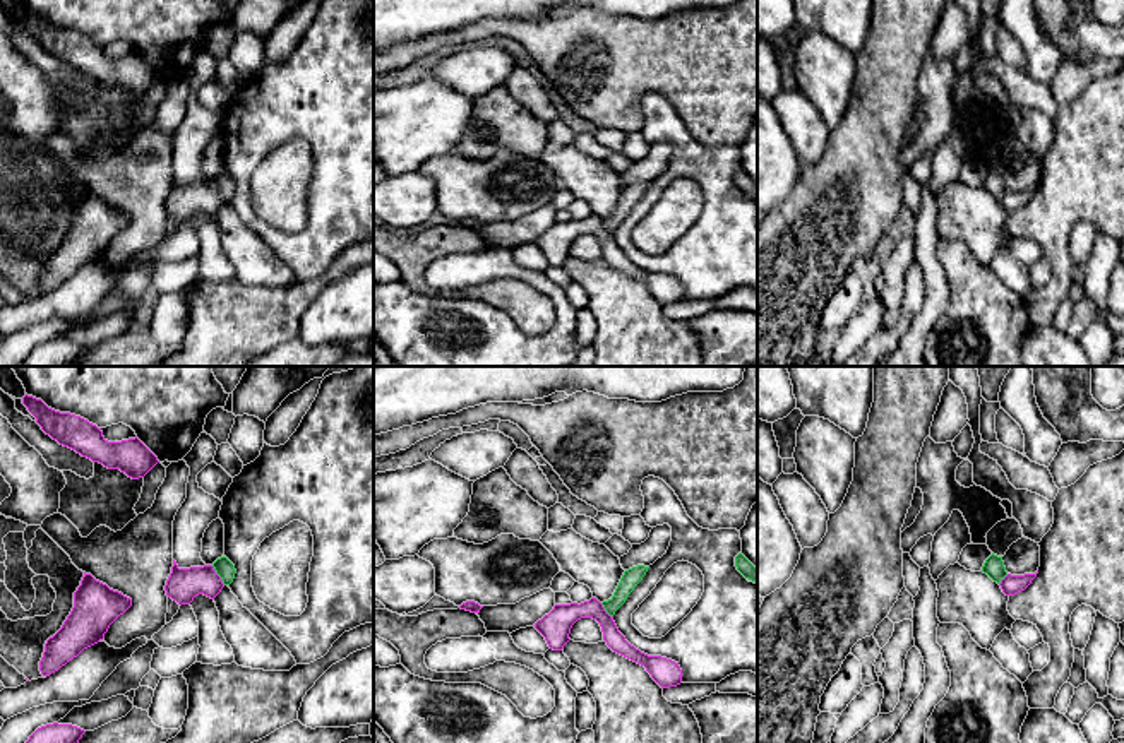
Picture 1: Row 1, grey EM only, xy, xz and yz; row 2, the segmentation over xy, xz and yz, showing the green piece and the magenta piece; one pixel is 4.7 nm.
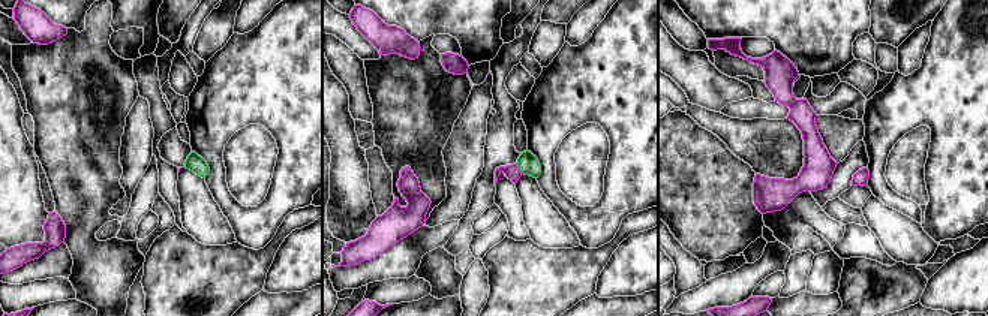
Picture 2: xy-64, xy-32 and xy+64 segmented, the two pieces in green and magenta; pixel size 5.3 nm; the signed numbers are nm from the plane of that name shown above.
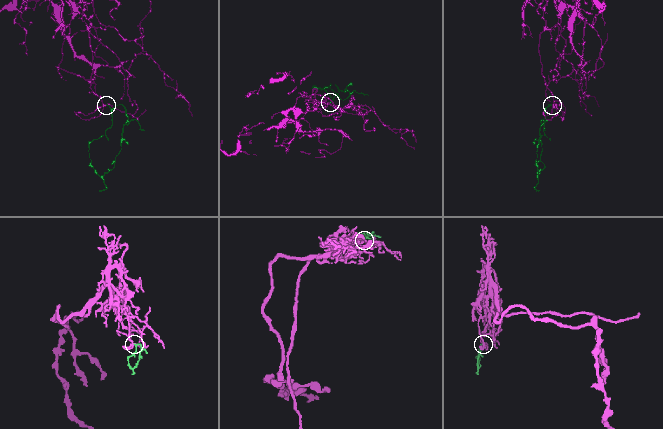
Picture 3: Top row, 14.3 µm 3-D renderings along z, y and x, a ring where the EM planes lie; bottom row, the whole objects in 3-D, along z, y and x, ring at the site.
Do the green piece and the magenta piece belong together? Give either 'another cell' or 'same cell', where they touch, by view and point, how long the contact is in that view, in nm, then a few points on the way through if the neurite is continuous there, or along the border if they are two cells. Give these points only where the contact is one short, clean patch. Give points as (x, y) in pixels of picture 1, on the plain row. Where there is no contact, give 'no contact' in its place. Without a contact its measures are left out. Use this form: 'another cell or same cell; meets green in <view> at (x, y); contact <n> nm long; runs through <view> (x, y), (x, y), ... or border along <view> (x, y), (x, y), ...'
another cell; meets green in xy at (218, 190); contact 120 nm long; border along xy (211, 182), (225, 201)

